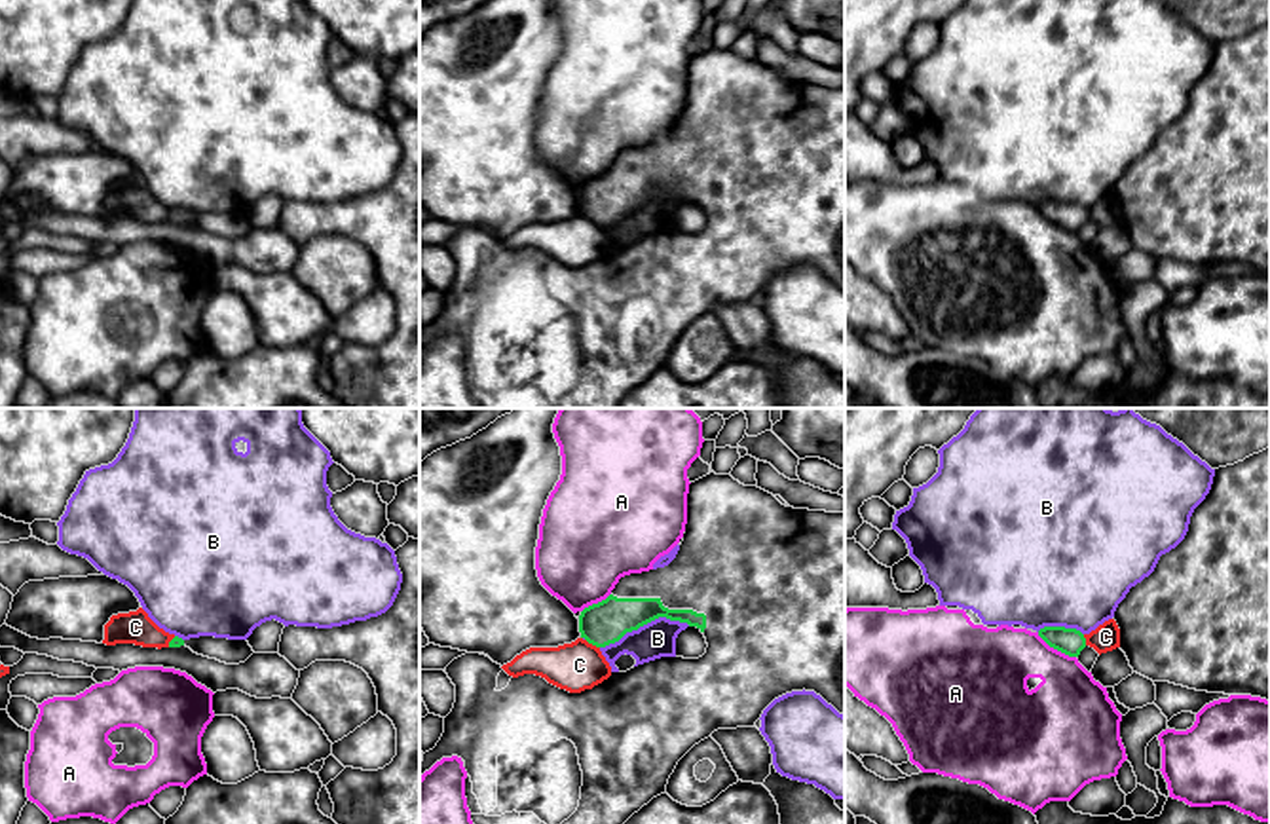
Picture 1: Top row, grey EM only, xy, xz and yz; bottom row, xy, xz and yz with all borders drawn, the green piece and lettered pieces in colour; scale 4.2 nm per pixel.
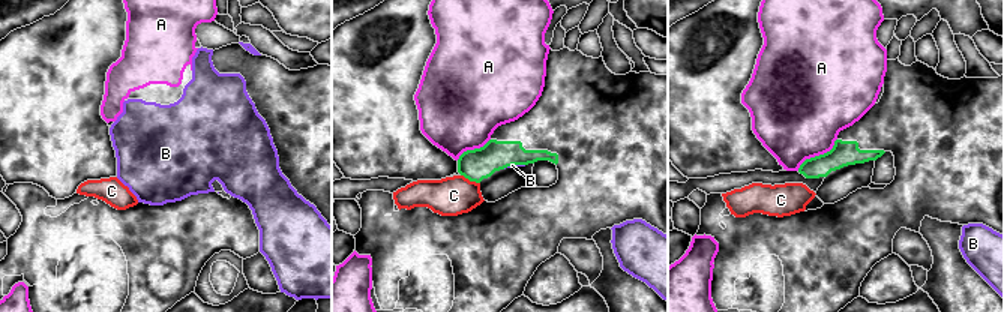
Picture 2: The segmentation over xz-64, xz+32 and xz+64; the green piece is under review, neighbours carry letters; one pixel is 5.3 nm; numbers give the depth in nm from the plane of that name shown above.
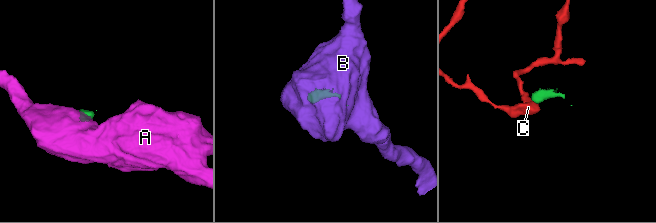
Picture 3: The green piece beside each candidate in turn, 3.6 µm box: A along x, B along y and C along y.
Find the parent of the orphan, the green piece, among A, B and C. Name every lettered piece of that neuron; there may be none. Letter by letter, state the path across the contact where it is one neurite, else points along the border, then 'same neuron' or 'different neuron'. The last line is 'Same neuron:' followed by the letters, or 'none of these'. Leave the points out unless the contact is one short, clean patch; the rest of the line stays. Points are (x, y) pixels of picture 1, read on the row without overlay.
A: border yz (1037, 207), (1050, 221), (1075, 232); different neuron
B: border xz (690, 200), (678, 194), (655, 192), (600, 223); different neuron
C: border xz (585, 213), (598, 223); different neuron
Same neuron: none of these

